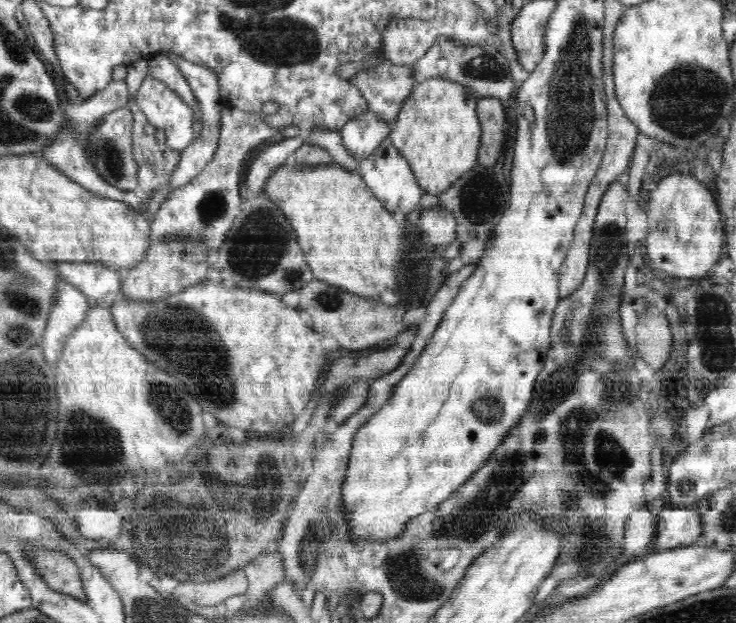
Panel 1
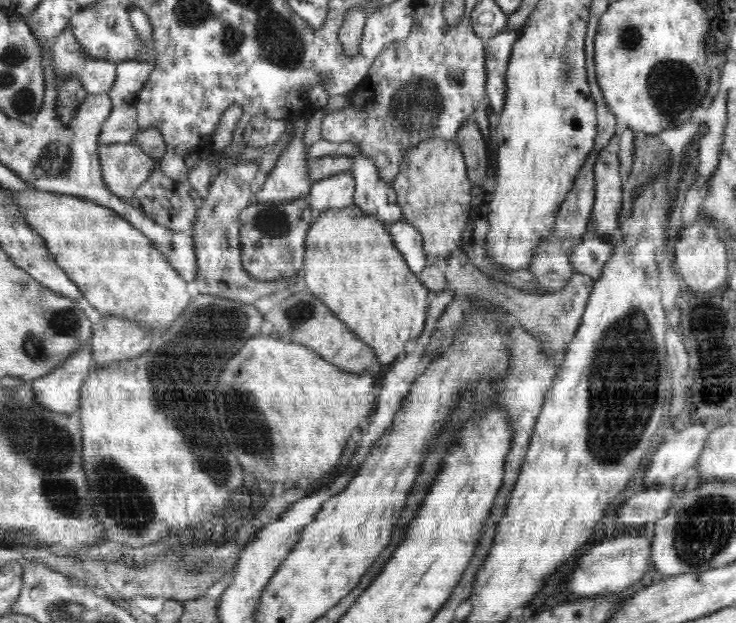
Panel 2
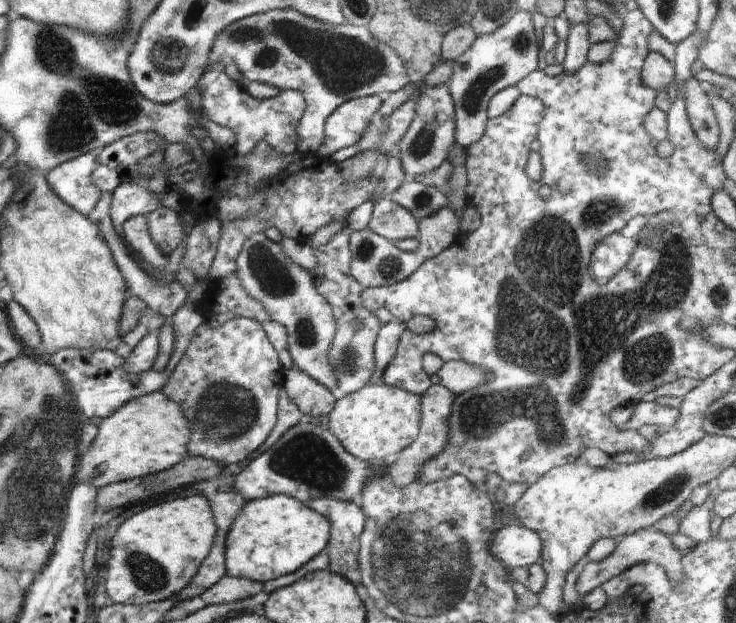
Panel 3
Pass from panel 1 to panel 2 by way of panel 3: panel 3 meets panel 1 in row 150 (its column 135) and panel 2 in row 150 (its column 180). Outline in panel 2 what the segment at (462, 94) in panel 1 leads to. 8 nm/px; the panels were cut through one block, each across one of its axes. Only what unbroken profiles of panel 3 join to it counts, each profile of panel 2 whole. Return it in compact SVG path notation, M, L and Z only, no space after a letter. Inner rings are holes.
M430 138L408 148L392 187L397 194L402 220L408 221L422 235L428 261L431 265L445 263L454 250L461 248L462 232L470 216L472 186L457 142Z

